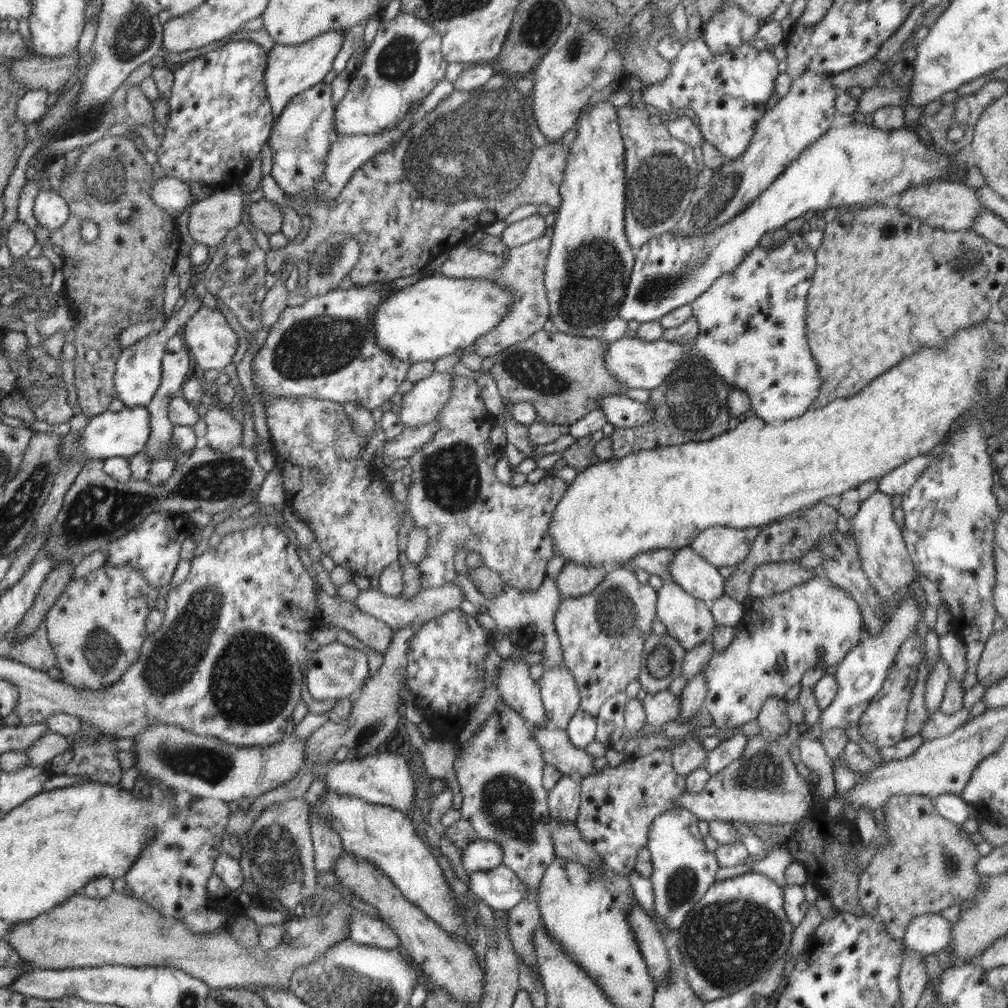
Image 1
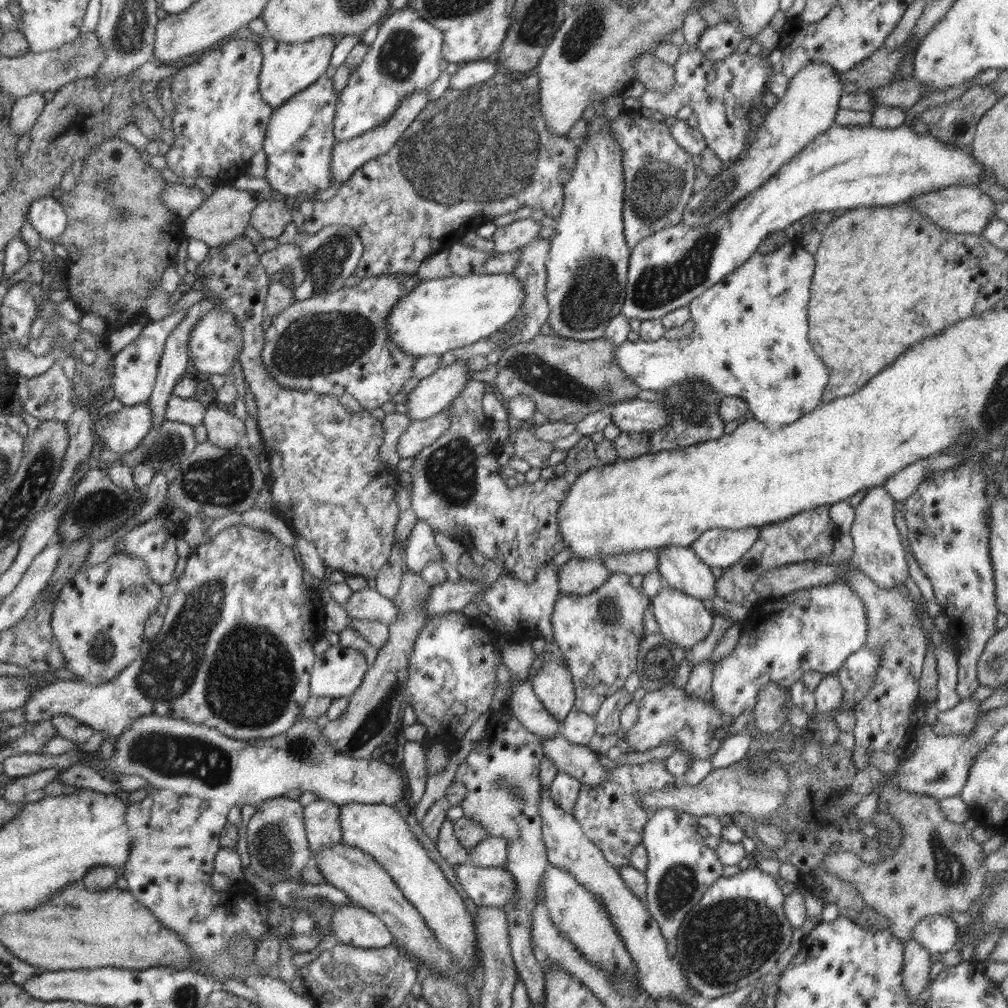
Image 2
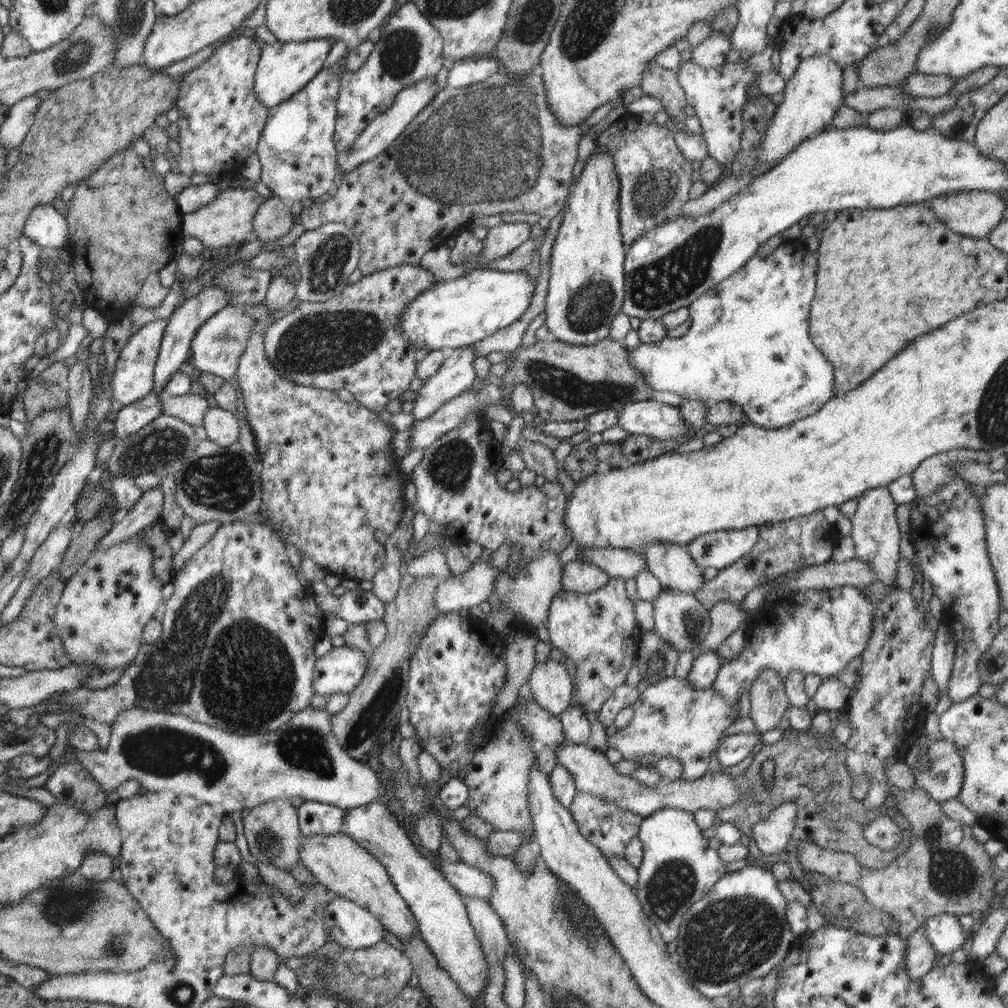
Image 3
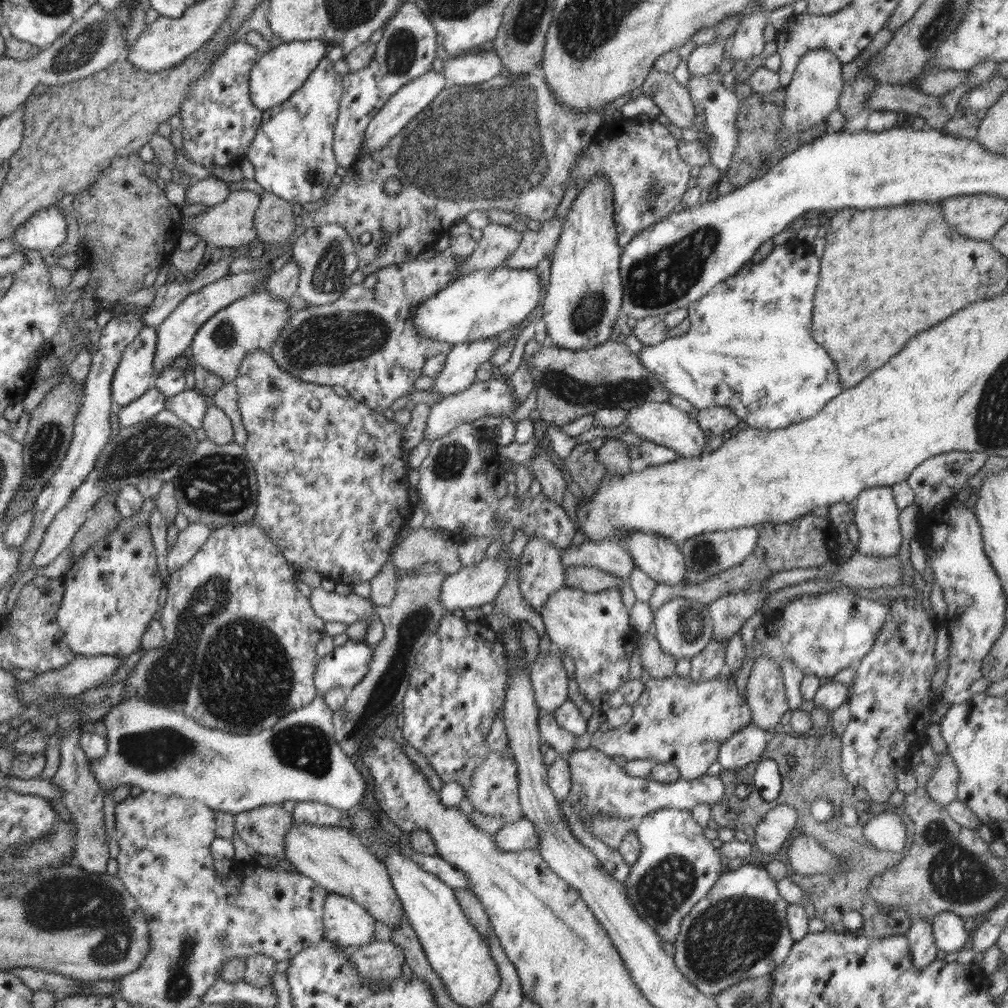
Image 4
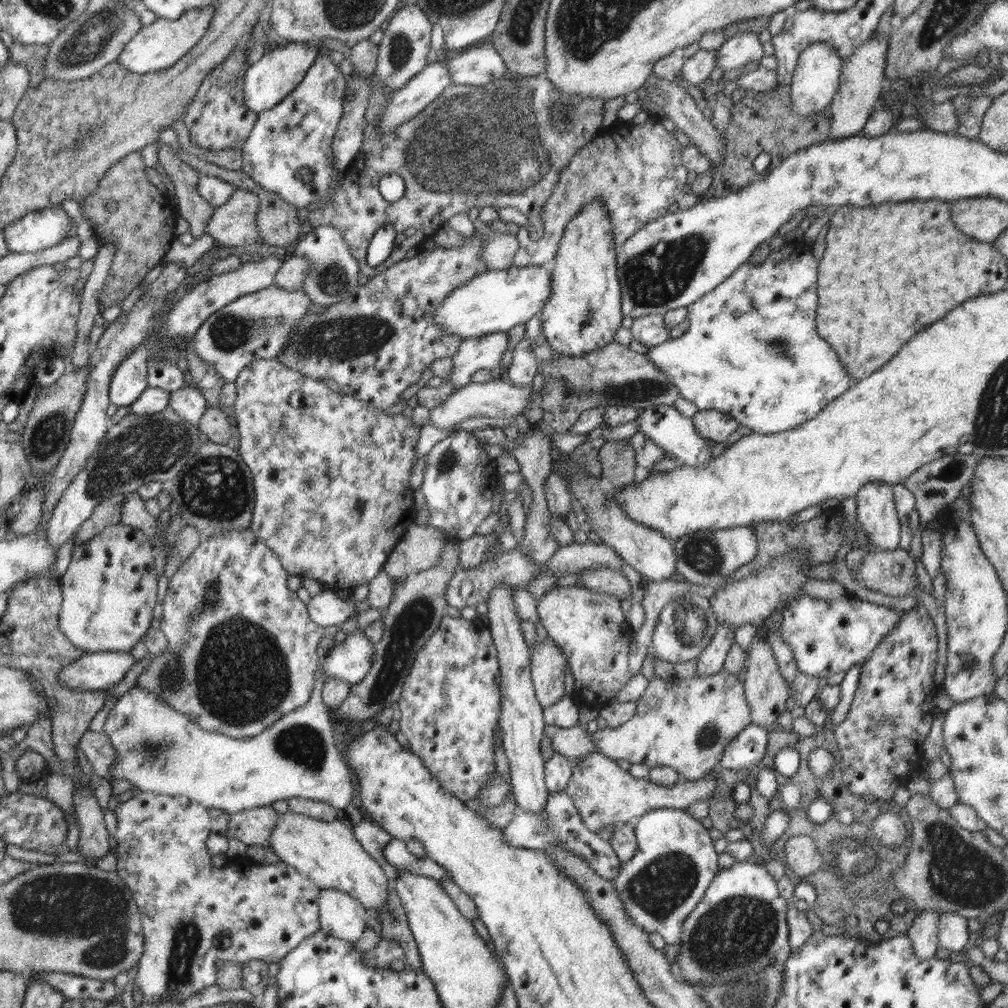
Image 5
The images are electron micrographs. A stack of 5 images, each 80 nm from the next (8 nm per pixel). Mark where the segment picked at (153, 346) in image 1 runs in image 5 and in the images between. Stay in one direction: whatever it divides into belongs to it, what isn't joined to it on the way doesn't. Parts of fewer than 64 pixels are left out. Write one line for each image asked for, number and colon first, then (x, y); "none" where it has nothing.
2: (135, 369)
3: (133, 378)
4: (134, 375)
5: (130, 379)

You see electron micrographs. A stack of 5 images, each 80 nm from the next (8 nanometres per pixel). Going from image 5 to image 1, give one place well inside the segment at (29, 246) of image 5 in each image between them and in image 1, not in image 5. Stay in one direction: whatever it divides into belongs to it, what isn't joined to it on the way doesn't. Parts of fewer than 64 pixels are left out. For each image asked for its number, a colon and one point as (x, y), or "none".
1: (50, 209)
2: (46, 215)
3: (46, 227)
4: (46, 228)

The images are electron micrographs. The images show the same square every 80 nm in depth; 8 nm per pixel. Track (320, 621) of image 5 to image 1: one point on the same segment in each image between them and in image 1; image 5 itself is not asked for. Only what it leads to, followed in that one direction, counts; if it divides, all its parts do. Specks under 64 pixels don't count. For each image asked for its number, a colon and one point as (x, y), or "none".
1: (398, 612)
2: (366, 603)
3: (358, 606)
4: (332, 608)

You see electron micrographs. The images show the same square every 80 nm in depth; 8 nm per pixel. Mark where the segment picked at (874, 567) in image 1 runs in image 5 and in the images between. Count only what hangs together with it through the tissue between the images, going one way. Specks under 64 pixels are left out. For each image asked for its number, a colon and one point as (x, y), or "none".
2: (878, 551)
3: (875, 532)
4: (876, 517)
5: (877, 516)

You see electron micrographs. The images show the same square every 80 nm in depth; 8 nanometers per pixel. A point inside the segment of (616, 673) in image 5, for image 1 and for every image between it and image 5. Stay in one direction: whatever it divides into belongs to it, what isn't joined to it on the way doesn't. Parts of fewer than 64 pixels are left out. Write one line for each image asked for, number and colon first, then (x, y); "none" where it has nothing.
1: (602, 633)
2: (599, 634)
3: (597, 630)
4: (593, 630)

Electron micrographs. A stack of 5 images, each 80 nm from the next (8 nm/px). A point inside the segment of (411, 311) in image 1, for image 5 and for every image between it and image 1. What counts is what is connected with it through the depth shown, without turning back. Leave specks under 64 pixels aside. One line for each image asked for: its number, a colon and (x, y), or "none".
2: (437, 316)
3: (451, 315)
4: (481, 304)
5: (494, 302)

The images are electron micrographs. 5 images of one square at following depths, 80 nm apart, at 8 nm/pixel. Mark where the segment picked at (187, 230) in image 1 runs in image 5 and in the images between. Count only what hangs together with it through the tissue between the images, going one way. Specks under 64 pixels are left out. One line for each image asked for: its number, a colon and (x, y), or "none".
2: (222, 217)
3: (228, 220)
4: (231, 223)
5: (234, 224)

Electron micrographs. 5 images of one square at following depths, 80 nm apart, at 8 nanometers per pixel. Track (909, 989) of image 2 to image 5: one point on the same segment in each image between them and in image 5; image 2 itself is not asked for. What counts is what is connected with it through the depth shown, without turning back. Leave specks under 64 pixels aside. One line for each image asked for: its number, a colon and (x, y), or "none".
3: (920, 956)
4: (922, 946)
5: (923, 933)

